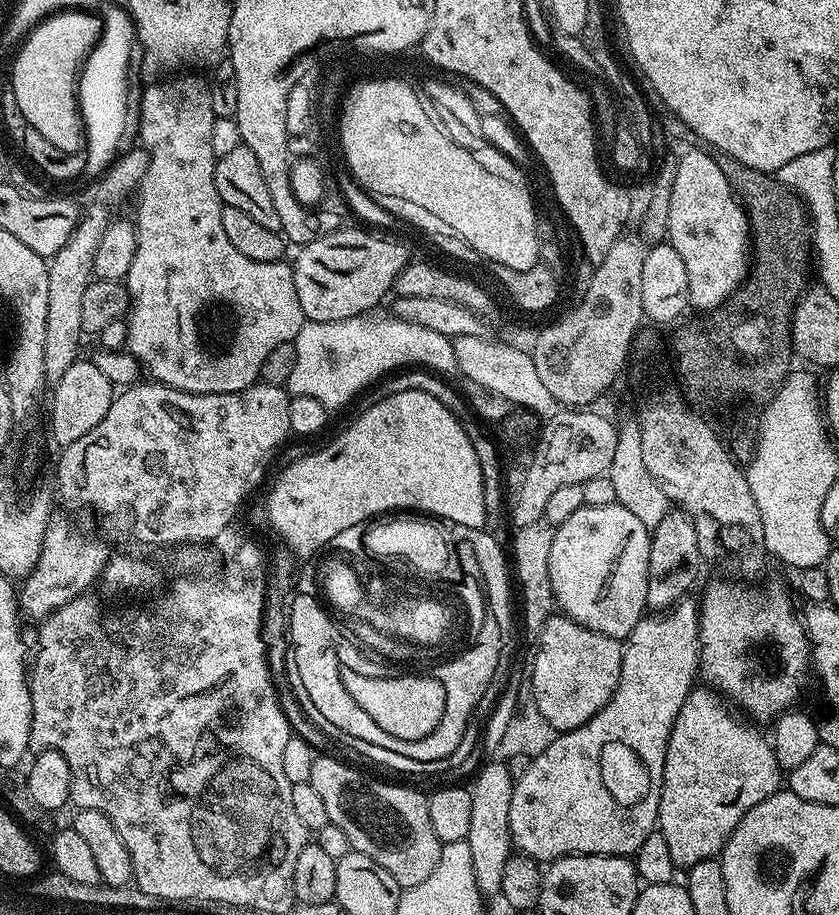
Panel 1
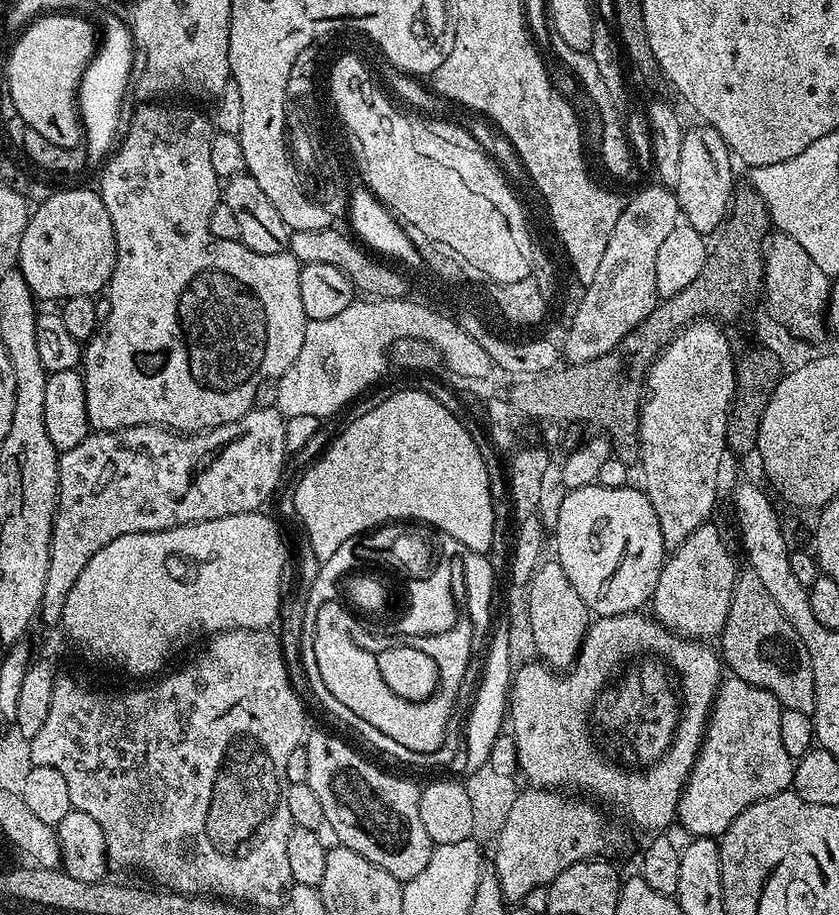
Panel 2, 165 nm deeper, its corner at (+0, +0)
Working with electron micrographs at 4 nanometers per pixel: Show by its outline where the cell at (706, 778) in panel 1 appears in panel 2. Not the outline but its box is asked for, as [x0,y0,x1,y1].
[676,675,794,838]

